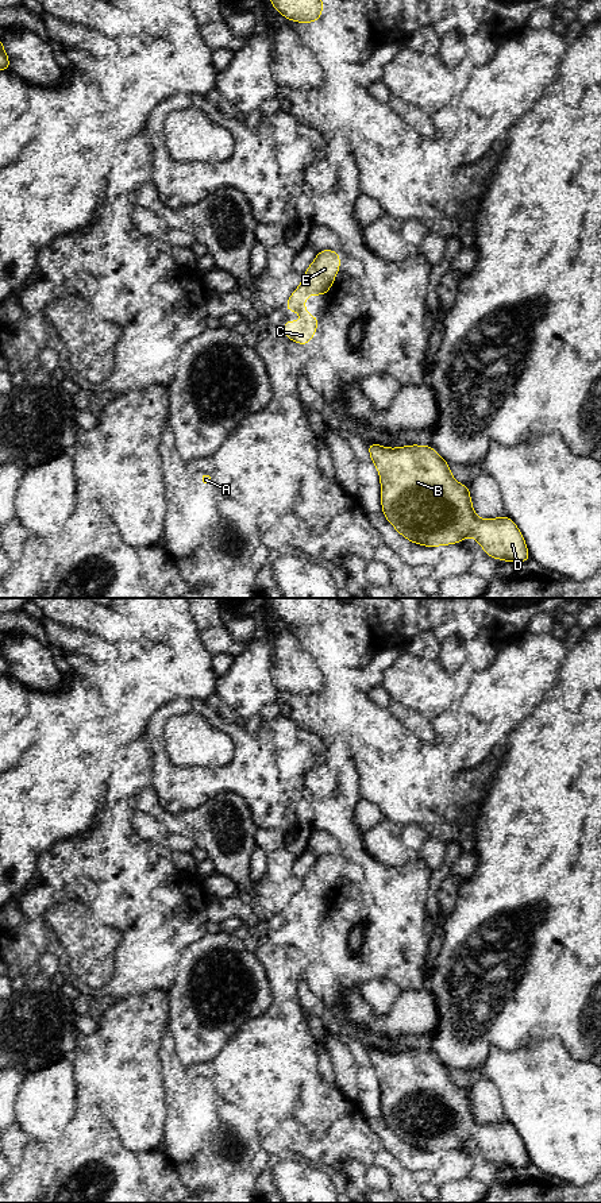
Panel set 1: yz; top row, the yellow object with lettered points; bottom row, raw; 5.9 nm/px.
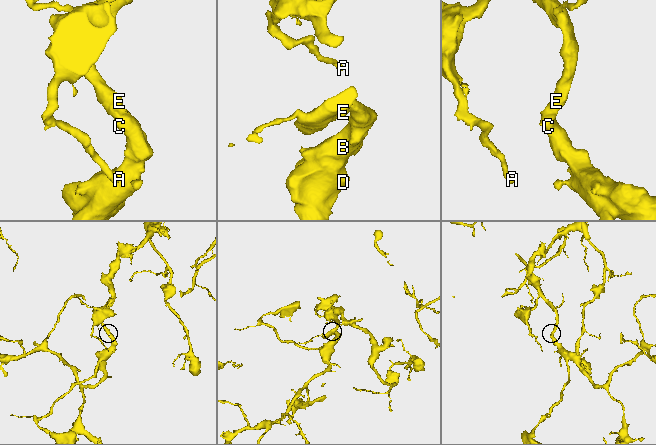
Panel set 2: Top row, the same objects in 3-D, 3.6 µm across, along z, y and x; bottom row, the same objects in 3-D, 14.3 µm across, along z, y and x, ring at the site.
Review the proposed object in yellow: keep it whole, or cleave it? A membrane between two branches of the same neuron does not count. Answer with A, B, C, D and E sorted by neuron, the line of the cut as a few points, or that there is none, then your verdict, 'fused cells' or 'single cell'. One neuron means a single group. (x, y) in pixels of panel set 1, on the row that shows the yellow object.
A B C D E; no cut; single cell

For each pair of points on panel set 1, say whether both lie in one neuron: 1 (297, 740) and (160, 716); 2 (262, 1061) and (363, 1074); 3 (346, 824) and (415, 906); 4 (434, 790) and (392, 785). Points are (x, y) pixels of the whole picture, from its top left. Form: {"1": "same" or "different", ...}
{"1": "same", "2": "different", "3": "same", "4": "same"}

